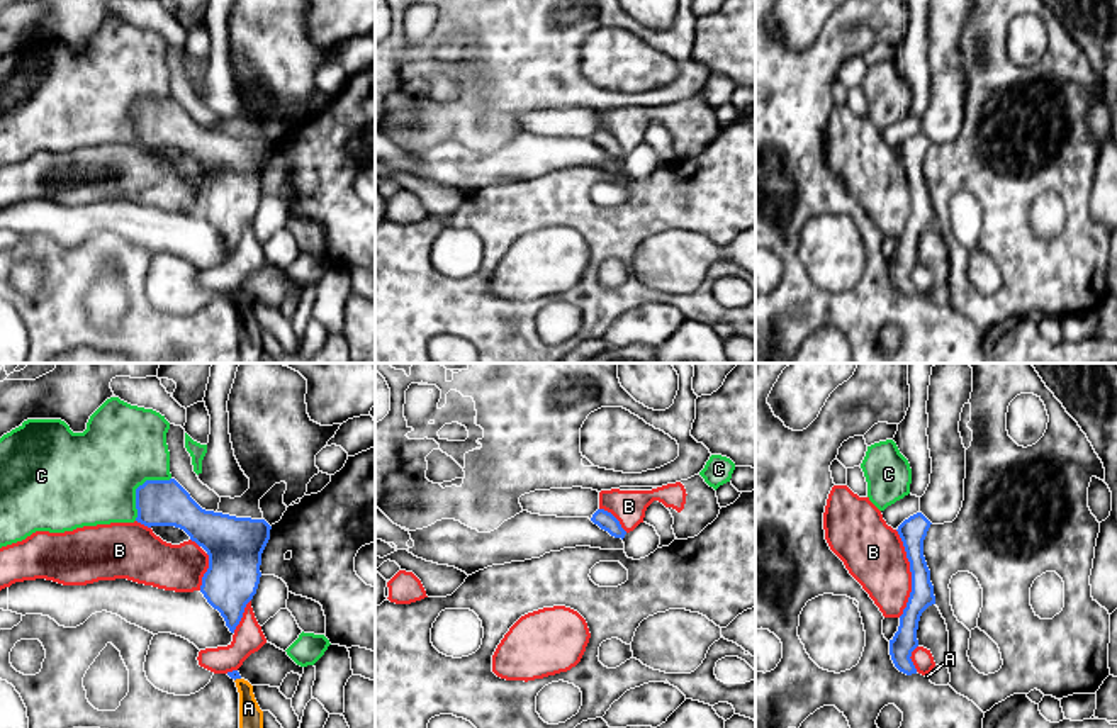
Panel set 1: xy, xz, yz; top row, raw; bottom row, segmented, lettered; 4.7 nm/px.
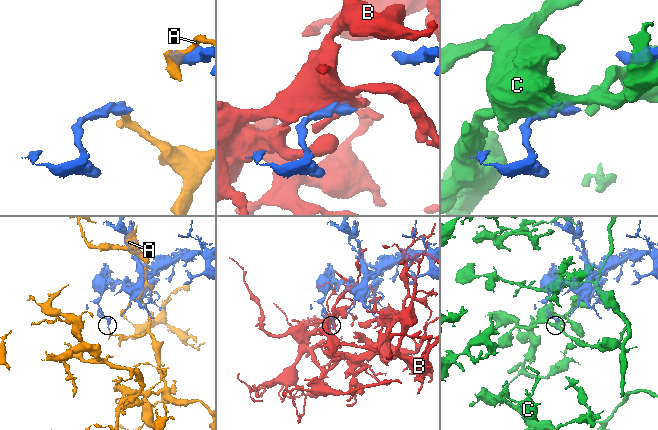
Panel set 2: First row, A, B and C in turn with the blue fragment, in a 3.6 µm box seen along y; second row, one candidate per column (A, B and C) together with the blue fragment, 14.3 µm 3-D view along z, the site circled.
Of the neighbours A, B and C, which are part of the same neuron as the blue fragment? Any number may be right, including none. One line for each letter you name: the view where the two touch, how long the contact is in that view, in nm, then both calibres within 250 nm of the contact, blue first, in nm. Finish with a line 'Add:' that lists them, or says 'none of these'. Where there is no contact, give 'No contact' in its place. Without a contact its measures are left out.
Add: none of these

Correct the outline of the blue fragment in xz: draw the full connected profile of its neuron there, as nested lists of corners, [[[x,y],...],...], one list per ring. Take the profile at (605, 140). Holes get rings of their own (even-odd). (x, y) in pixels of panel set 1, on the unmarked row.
[[[598,129],[591,141],[601,149],[608,151],[615,158],[625,158],[626,151],[621,148],[620,141],[608,131]]]

